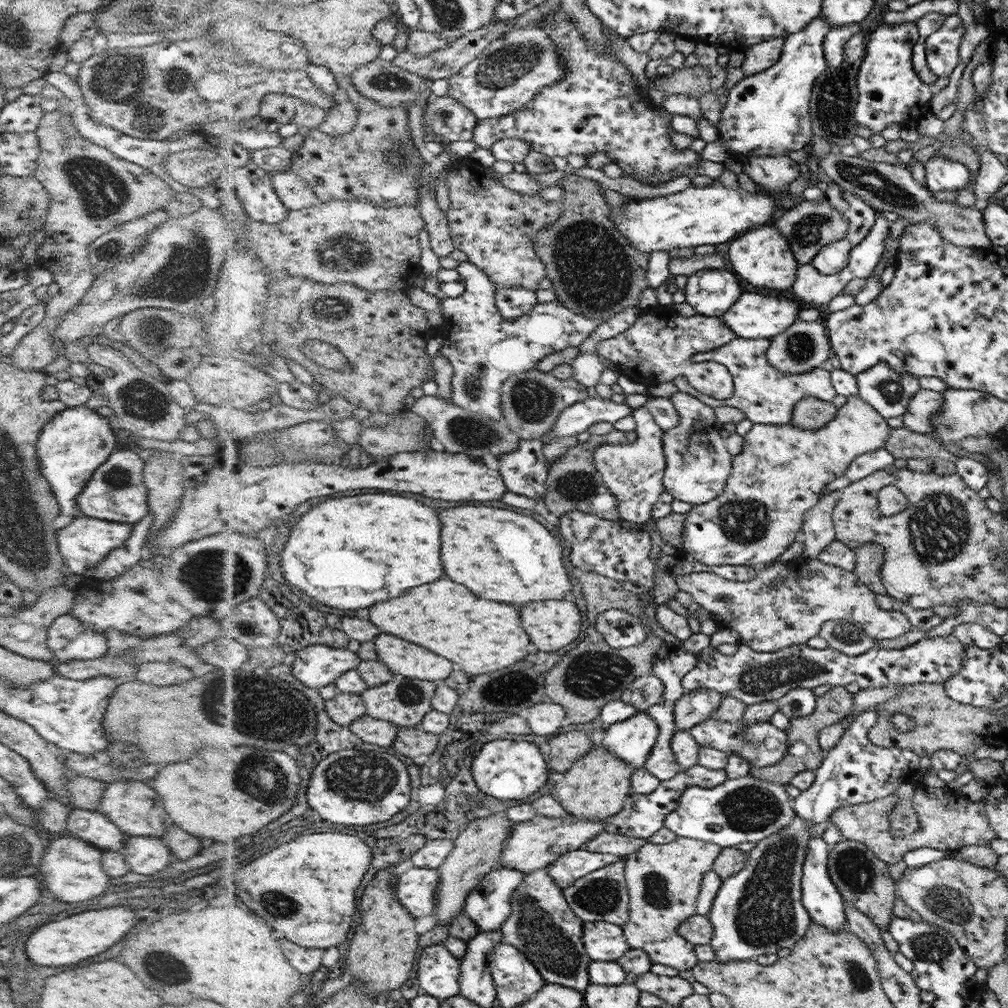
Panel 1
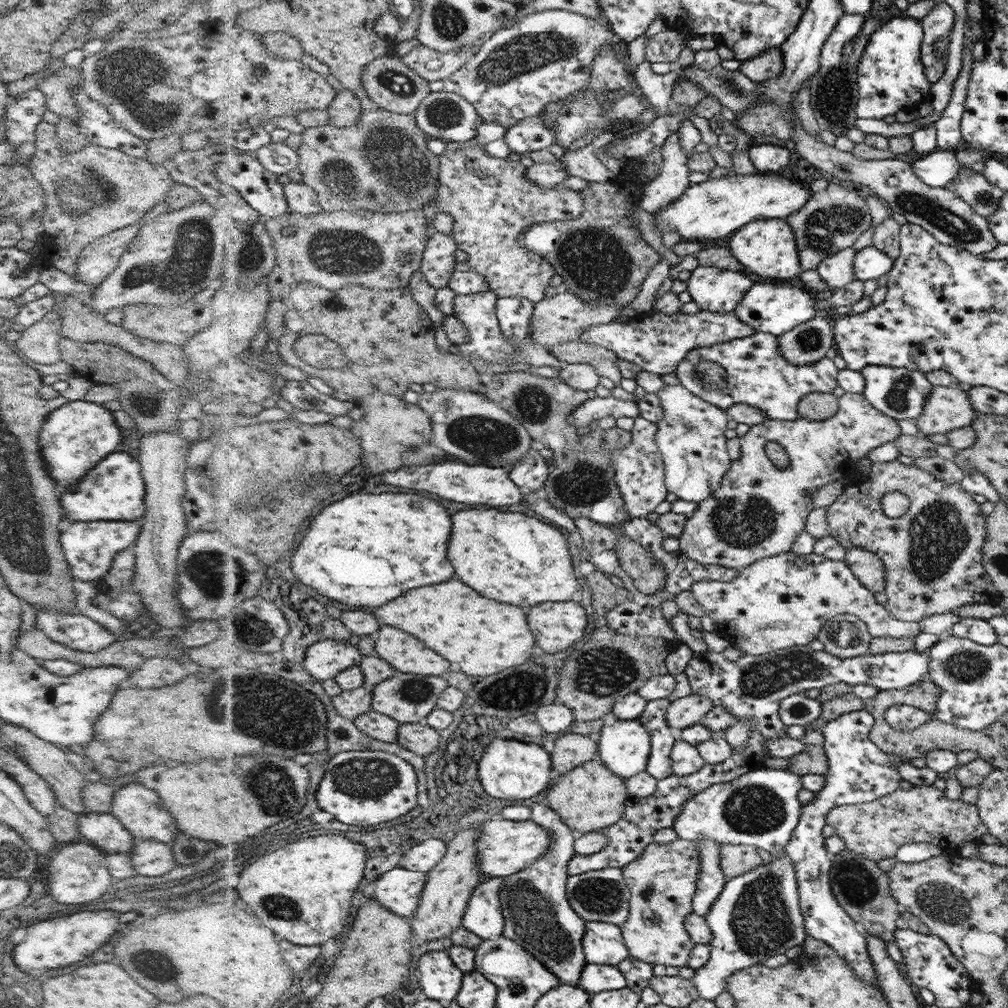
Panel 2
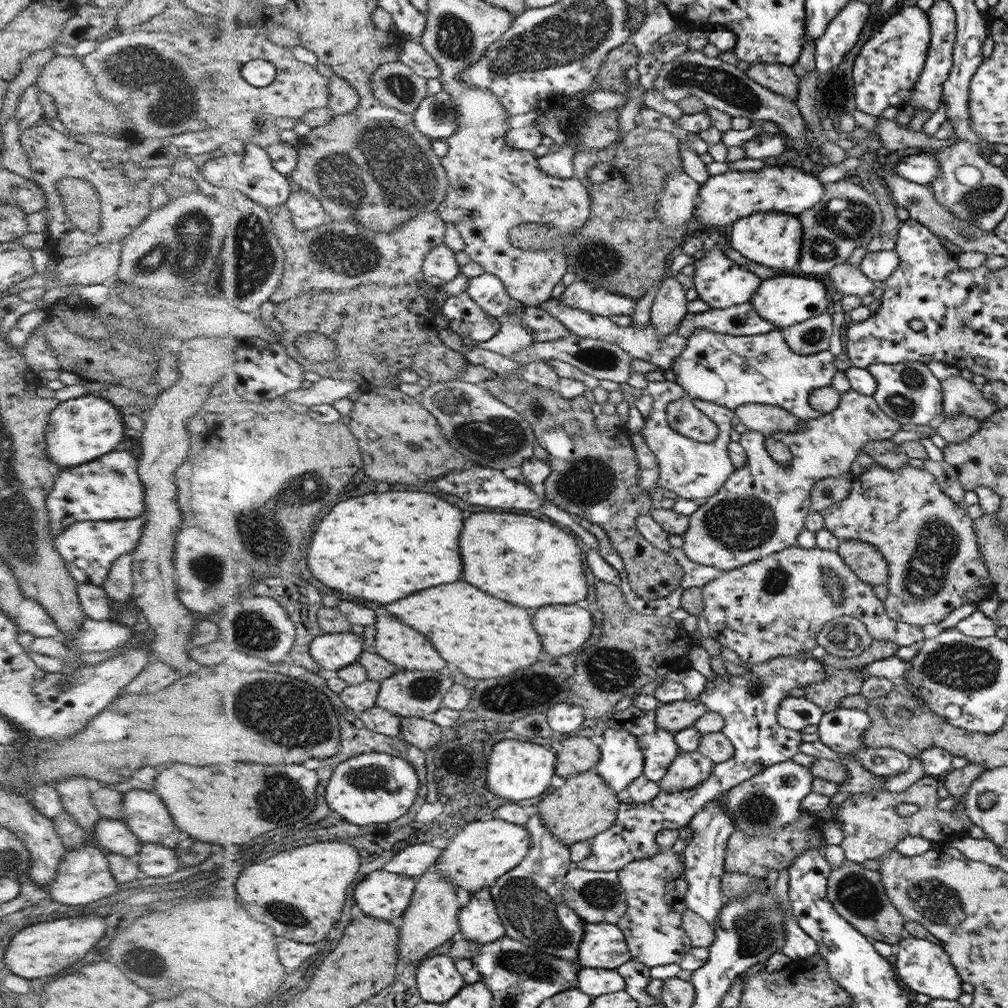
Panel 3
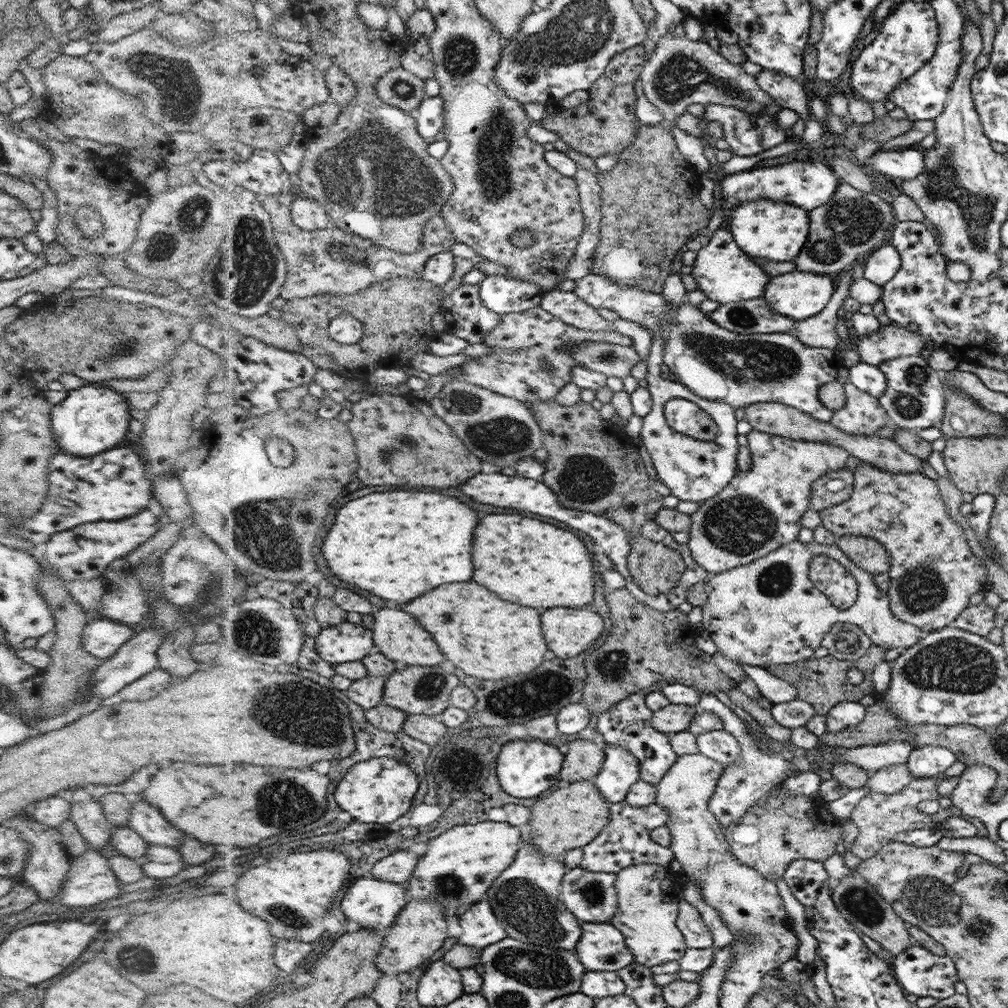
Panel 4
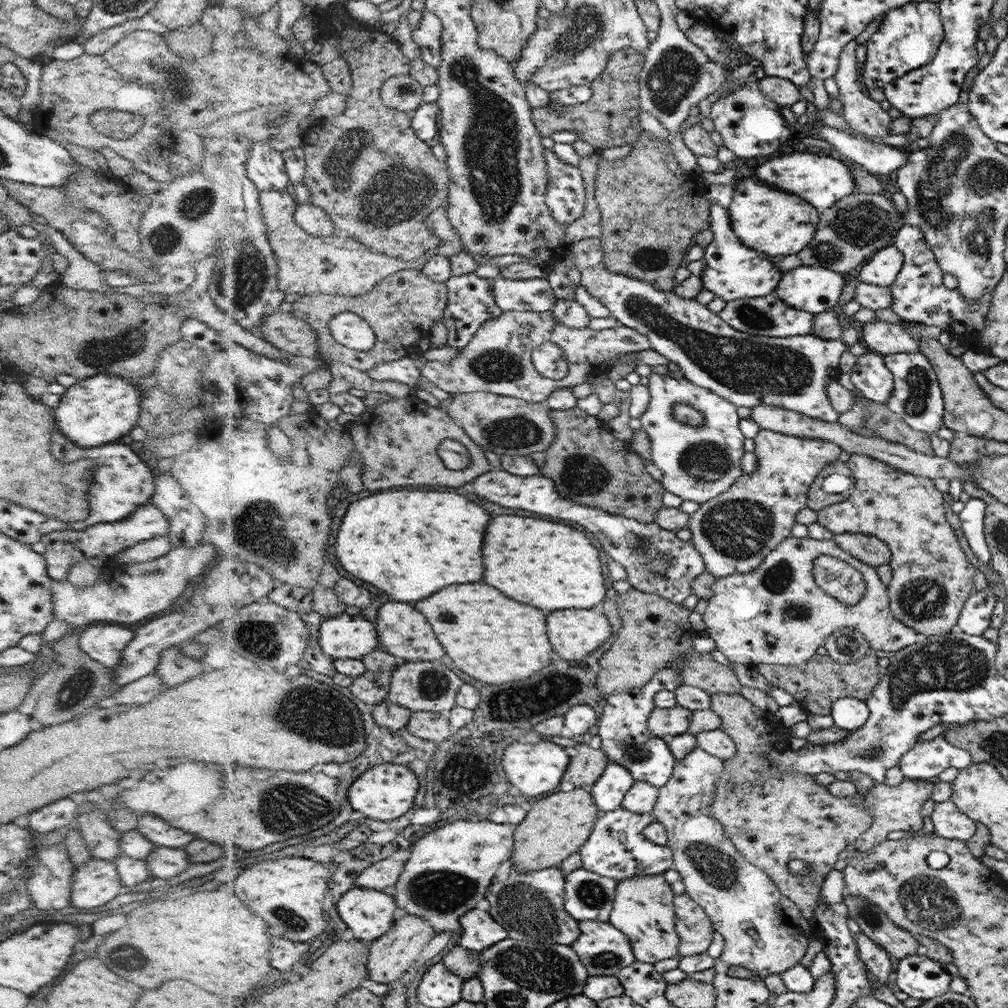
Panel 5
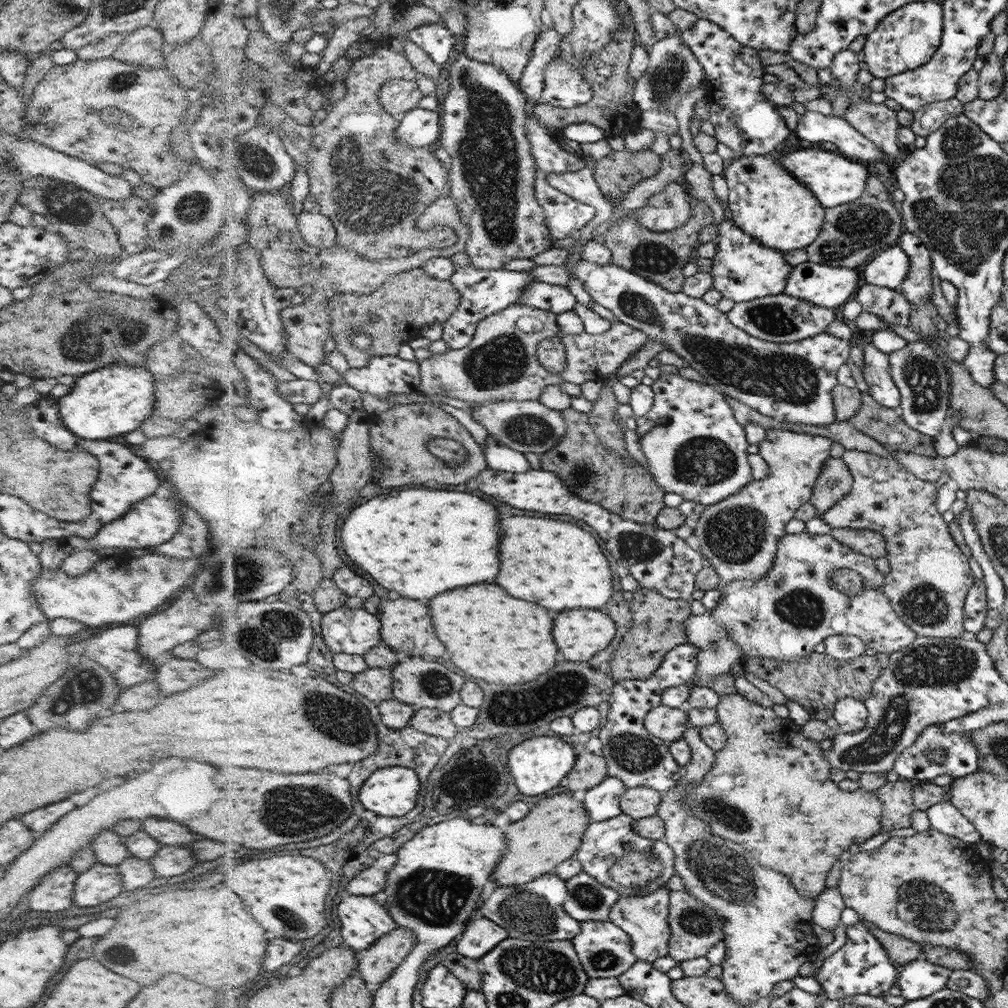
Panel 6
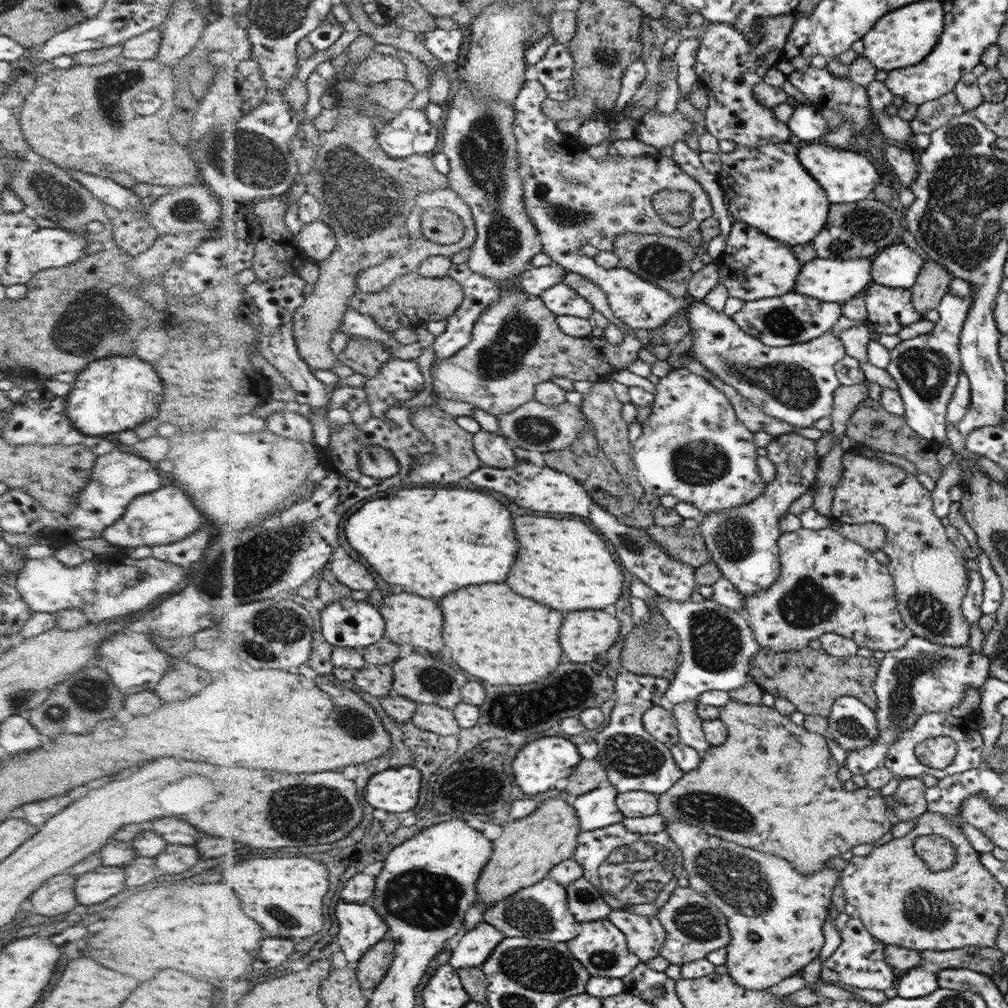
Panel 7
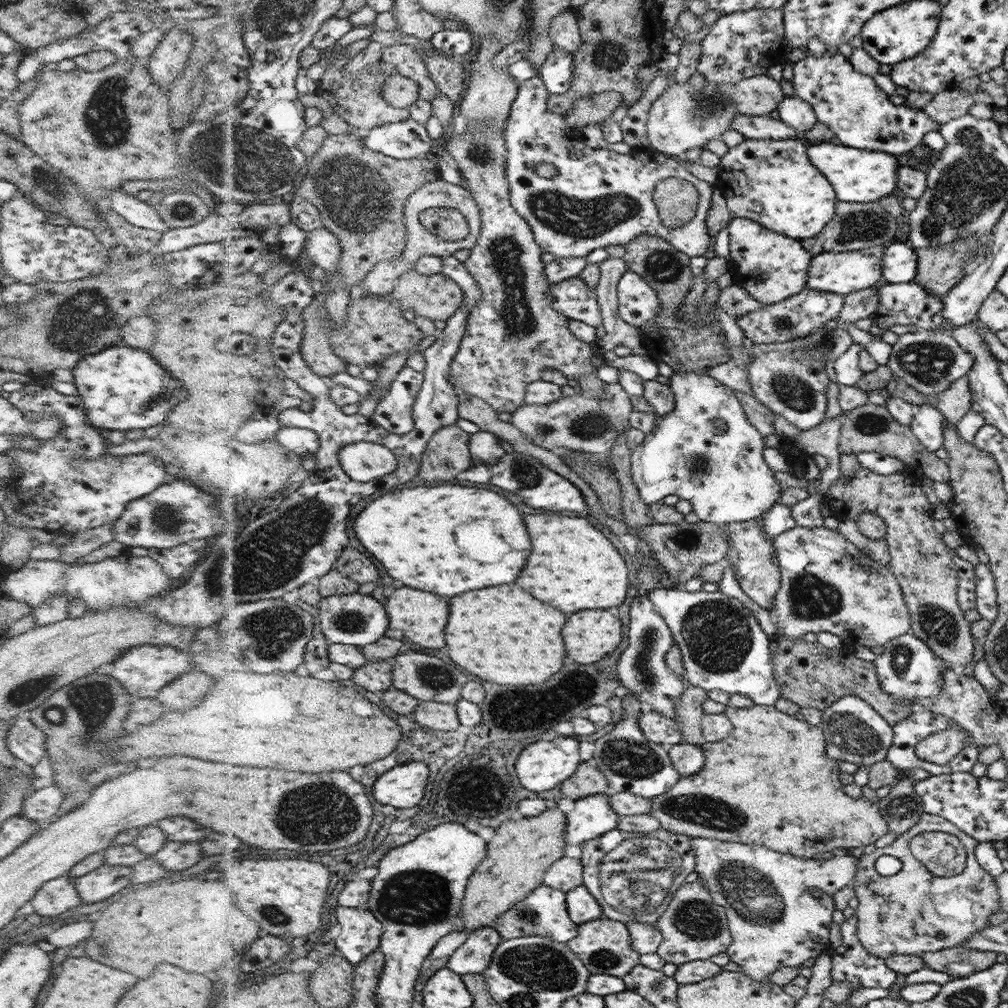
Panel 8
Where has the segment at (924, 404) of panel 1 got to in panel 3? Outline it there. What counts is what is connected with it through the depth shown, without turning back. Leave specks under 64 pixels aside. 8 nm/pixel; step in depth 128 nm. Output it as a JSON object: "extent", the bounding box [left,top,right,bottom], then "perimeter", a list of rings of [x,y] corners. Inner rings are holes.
{"extent":[942,374,1000,420],"perimeter":[[[966,374],[946,378],[942,382],[942,388],[944,418],[964,413],[983,420],[1000,409],[998,403],[992,403],[984,398],[980,388]]]}

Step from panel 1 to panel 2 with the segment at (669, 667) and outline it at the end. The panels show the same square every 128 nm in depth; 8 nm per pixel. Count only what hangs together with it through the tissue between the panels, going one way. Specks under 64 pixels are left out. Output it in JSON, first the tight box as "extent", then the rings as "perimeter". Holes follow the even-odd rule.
{"extent":[637,672,692,780],"perimeter":[[[685,672],[672,674],[672,677],[676,680],[674,692],[668,698],[648,701],[642,715],[637,719],[639,724],[646,727],[651,734],[651,756],[646,770],[657,780],[673,775],[671,751],[674,749],[676,740],[672,738],[672,732],[665,718],[668,705],[692,693],[688,675]]]}

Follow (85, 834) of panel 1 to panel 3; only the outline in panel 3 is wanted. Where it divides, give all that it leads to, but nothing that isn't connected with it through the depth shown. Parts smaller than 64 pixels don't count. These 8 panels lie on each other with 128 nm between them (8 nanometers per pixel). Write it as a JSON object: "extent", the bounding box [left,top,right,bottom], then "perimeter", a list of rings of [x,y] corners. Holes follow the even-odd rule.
{"extent":[94,818,142,857],"perimeter":[[[100,818],[94,828],[94,837],[111,853],[126,857],[138,855],[142,844],[122,819]]]}

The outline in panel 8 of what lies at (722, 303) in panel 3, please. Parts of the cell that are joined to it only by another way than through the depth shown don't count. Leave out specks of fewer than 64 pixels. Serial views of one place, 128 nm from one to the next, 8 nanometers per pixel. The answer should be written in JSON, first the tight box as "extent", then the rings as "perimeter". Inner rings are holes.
{"extent":[729,216,812,304],"perimeter":[[[734,216],[729,222],[730,233],[730,274],[734,280],[733,284],[740,284],[754,299],[764,304],[776,304],[786,298],[794,296],[806,289],[808,268],[811,266],[812,254],[810,254],[801,243],[801,240],[789,238],[788,235],[778,234],[776,231],[768,230],[767,227],[754,222],[749,218]]]}

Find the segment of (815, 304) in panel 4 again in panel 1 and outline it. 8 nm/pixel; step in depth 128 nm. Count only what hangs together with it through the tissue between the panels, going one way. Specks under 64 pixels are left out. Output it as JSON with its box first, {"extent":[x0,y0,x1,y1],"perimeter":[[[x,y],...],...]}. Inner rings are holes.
{"extent":[721,289,802,339],"perimeter":[[[748,289],[726,313],[722,314],[721,318],[738,337],[770,339],[790,328],[798,320],[800,306],[802,304],[798,304],[794,298],[784,296],[784,292],[776,293]]]}

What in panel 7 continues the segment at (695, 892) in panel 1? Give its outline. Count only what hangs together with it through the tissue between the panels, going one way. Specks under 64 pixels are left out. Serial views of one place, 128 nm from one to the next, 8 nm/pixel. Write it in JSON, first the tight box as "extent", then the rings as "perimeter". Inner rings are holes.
{"extent":[607,906,667,961],"perimeter":[[[624,906],[612,910],[607,918],[615,923],[627,935],[627,946],[632,946],[642,961],[662,954],[667,930],[658,916],[642,916],[638,914],[638,906]]]}

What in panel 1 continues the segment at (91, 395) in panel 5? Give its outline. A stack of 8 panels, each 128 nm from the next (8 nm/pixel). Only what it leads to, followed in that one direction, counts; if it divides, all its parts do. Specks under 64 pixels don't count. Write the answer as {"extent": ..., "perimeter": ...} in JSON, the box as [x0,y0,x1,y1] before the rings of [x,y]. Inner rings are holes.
{"extent":[36,405,117,514],"perimeter":[[[85,405],[68,407],[56,413],[44,425],[36,446],[38,468],[52,487],[60,505],[60,514],[73,514],[76,510],[76,497],[84,489],[84,484],[115,450],[117,443],[113,426],[108,418]]]}

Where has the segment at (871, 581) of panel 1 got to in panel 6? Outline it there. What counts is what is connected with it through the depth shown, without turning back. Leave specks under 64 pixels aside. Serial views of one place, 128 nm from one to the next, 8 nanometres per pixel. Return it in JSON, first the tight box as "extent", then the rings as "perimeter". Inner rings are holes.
{"extent":[829,528,887,560],"perimeter":[[[833,528],[829,532],[850,549],[868,555],[875,560],[886,557],[887,542],[884,535],[870,529]]]}

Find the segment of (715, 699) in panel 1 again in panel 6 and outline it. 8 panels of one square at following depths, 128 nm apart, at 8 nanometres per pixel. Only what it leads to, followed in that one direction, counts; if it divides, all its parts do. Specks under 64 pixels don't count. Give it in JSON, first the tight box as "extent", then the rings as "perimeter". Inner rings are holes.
{"extent":[646,705,690,744],"perimeter":[[[658,705],[648,712],[646,728],[656,738],[664,739],[670,744],[683,738],[687,732],[690,720],[684,710],[675,709],[666,705]]]}

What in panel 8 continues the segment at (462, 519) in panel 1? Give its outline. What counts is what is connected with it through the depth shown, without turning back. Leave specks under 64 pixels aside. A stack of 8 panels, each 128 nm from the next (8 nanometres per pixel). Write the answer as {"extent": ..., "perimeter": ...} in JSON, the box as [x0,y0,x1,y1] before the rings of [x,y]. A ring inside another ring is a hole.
{"extent":[518,514,629,612],"perimeter":[[[536,514],[528,516],[532,526],[532,538],[536,538],[536,550],[520,574],[518,586],[532,590],[536,598],[550,606],[560,606],[564,612],[596,610],[620,606],[629,595],[628,566],[614,548],[614,544],[594,528],[586,518]]]}

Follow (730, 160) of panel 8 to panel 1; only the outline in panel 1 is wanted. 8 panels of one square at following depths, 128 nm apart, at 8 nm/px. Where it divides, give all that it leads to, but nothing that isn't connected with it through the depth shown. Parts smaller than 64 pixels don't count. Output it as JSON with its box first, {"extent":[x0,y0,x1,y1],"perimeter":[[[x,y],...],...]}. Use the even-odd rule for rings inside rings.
{"extent":[724,225,799,292],"perimeter":[[[760,225],[737,236],[726,245],[724,256],[729,269],[751,290],[789,292],[799,270],[798,260],[792,254],[788,239],[774,225]]]}

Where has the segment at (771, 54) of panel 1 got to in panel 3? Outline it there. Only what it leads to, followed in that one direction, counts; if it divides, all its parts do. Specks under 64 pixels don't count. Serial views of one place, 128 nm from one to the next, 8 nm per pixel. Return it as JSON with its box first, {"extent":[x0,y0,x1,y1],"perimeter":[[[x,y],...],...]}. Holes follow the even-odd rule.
{"extent":[745,64,798,104],"perimeter":[[[760,64],[751,65],[745,73],[756,83],[775,94],[796,104],[798,92],[798,76],[786,64]]]}

